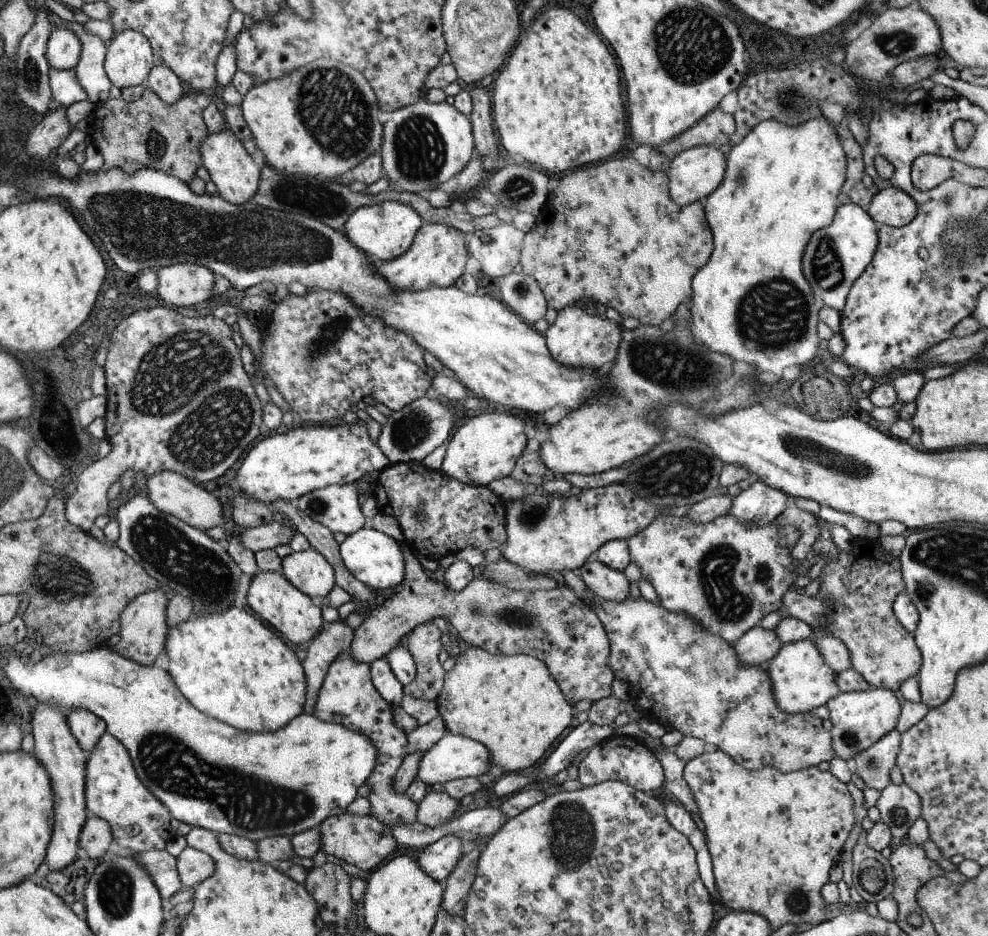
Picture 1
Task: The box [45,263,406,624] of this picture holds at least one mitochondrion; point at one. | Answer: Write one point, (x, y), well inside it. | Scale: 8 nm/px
(186, 378)

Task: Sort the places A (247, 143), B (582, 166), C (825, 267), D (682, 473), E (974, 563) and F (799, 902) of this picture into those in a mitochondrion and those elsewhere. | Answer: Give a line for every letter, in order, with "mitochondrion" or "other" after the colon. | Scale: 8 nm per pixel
A: other
B: other
C: mitochondrion
D: mitochondrion
E: mitochondrion
F: mitochondrion

